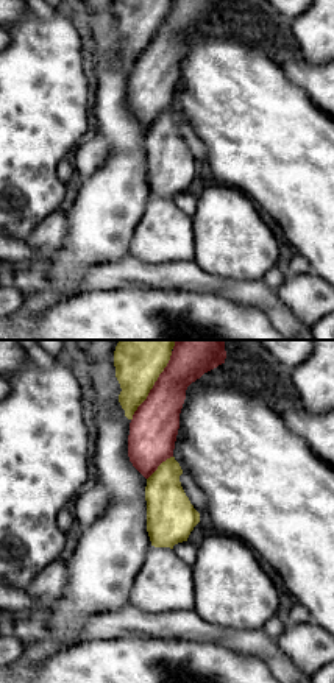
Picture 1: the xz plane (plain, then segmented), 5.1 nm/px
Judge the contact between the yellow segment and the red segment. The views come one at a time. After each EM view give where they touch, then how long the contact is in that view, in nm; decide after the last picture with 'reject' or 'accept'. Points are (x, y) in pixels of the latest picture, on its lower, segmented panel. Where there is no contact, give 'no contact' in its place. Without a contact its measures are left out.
(153, 384) | 420 nm

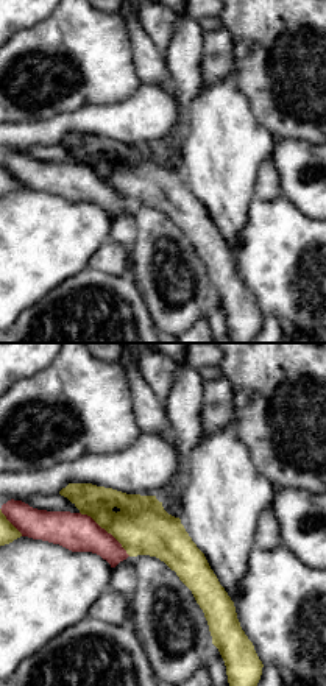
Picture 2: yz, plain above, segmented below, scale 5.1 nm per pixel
(106, 530) | 340 nm

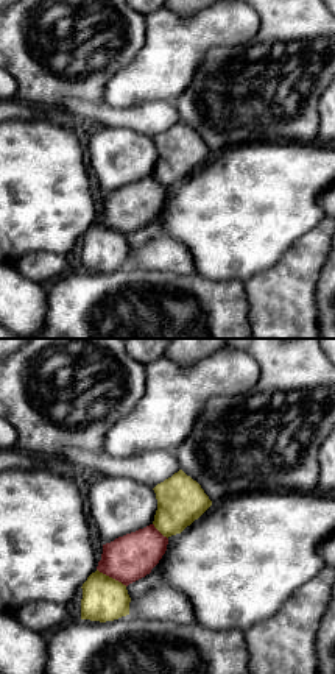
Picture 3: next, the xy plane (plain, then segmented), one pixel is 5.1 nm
(111, 578) | 180 nm

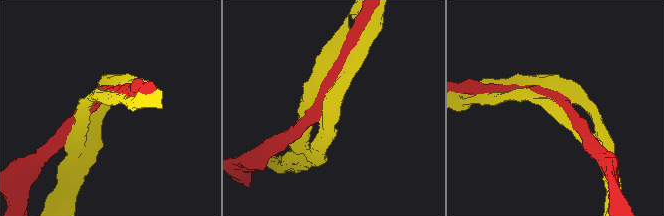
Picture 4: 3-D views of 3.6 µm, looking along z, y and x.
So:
accept

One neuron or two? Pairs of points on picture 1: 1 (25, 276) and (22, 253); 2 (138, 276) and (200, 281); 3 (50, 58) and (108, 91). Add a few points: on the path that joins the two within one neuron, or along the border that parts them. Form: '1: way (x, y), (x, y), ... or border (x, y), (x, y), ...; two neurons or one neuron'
1: way (25, 270), (22, 259); one neuron
2: way (153, 276), (184, 276); one neuron
3: border (89, 102), (91, 111); two neurons

